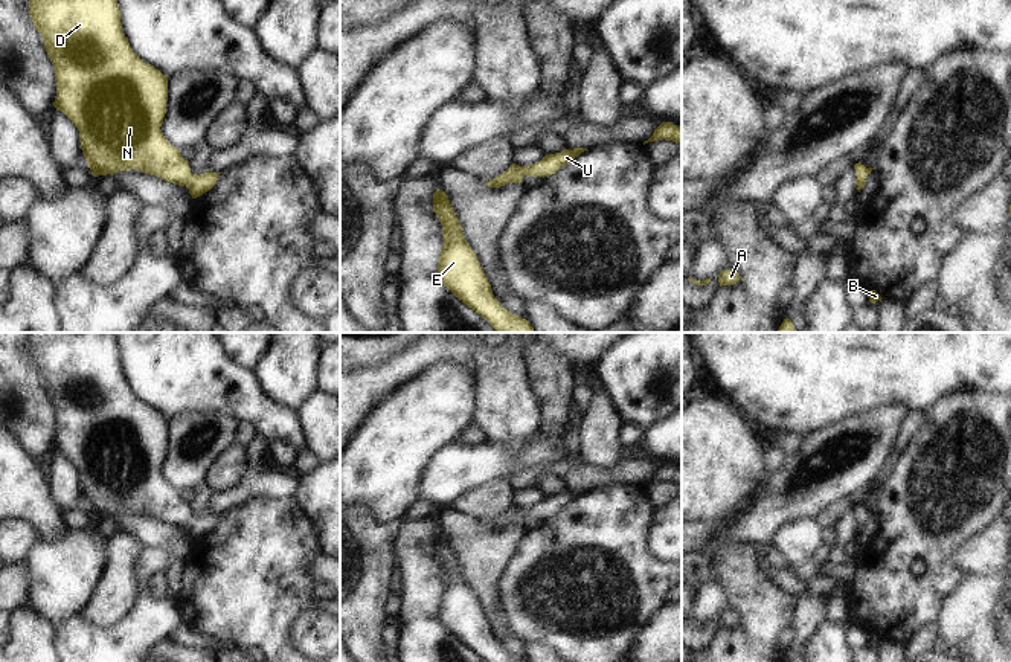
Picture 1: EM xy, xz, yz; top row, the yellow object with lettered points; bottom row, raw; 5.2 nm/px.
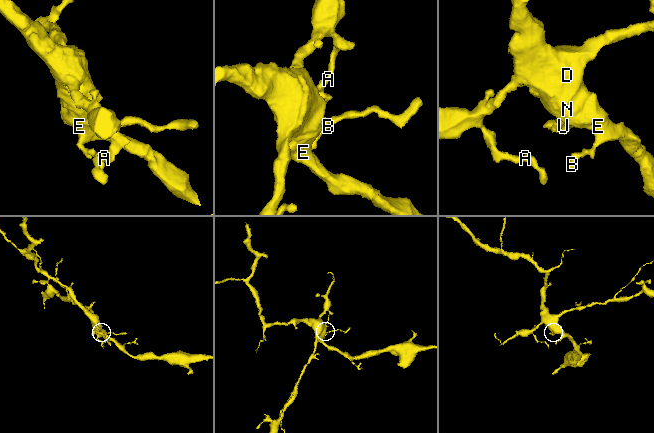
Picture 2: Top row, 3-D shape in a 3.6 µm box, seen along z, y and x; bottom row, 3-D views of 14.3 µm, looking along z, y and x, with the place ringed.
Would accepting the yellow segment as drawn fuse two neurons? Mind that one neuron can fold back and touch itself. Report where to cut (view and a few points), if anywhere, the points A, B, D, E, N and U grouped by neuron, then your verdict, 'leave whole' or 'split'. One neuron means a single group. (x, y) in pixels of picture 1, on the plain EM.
no cut | A B D E N U | leave whole

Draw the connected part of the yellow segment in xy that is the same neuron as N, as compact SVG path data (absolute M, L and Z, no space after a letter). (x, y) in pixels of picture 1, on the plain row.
M29 333L29 355L53 406L56 424L53 448L78 470L81 491L93 517L114 517L119 513L136 511L186 528L192 540L215 528L220 514L192 516L189 503L165 480L160 468L166 456L168 418L143 404L130 389L114 333Z

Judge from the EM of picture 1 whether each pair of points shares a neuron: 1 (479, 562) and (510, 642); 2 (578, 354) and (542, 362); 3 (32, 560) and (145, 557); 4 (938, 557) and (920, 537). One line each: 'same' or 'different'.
1: same
2: different
3: different
4: same

